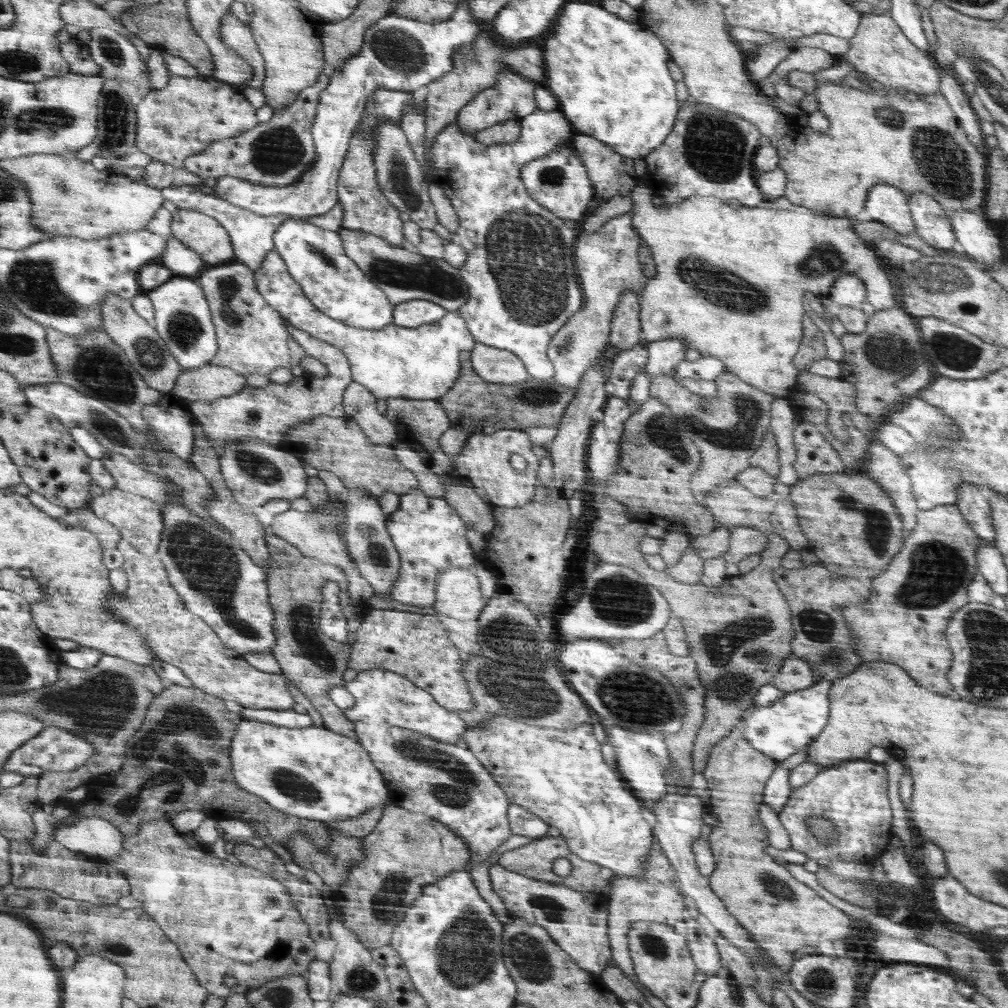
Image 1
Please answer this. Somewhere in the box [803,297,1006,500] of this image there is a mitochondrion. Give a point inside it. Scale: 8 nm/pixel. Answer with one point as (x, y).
(891, 352)

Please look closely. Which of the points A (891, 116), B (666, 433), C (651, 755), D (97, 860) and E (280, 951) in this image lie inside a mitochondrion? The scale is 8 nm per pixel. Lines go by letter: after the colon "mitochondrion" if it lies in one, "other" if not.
A: mitochondrion
B: mitochondrion
C: mitochondrion
D: other
E: other

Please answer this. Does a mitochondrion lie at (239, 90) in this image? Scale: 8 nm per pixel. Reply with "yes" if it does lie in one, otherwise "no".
no

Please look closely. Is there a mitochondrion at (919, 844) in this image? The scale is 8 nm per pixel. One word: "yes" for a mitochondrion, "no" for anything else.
no

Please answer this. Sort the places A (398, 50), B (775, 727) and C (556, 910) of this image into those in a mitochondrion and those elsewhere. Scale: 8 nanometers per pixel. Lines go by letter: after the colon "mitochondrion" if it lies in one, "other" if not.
A: mitochondrion
B: other
C: mitochondrion

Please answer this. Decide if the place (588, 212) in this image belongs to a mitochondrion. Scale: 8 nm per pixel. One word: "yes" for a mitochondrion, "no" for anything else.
no

